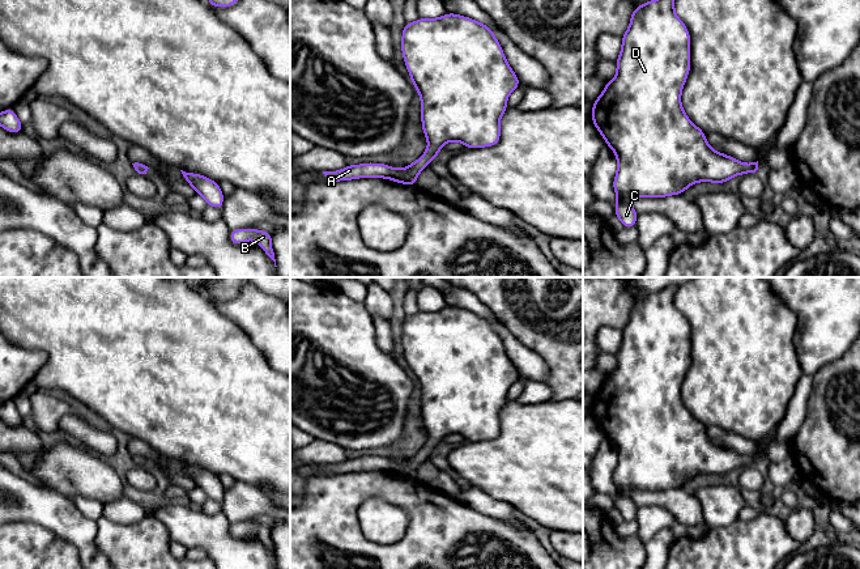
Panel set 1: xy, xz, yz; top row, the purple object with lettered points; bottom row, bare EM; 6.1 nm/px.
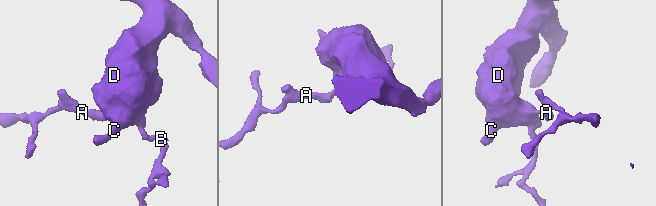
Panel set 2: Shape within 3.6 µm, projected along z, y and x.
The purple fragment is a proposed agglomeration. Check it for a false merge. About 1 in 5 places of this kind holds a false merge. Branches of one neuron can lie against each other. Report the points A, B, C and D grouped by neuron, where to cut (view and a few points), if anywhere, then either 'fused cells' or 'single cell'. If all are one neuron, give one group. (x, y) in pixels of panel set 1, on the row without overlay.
A B C D; no cut; single cell

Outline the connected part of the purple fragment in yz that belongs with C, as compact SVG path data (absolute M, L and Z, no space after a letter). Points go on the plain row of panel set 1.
M669 286L634 301L629 322L621 330L622 340L616 353L617 368L605 375L604 385L592 396L591 415L617 449L617 467L613 472L613 483L617 488L614 506L626 522L634 521L638 513L638 506L630 497L631 491L682 488L697 475L715 475L720 479L736 468L758 463L758 454L744 457L714 443L707 436L706 426L686 409L681 399L681 385L691 360L690 326L674 305L677 288Z

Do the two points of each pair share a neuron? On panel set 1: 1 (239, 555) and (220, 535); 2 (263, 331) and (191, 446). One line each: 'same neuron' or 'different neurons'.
1: same neuron
2: different neurons

